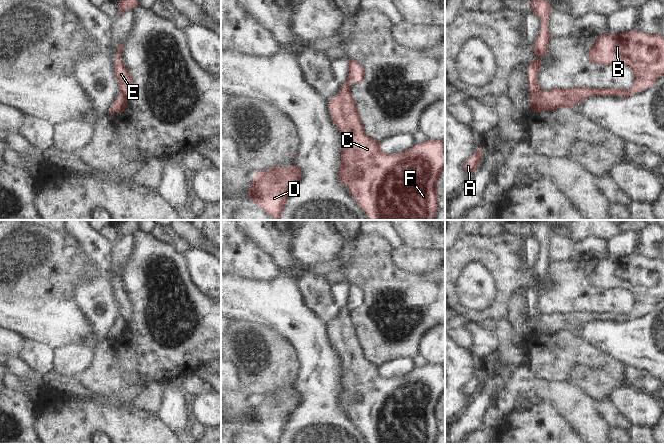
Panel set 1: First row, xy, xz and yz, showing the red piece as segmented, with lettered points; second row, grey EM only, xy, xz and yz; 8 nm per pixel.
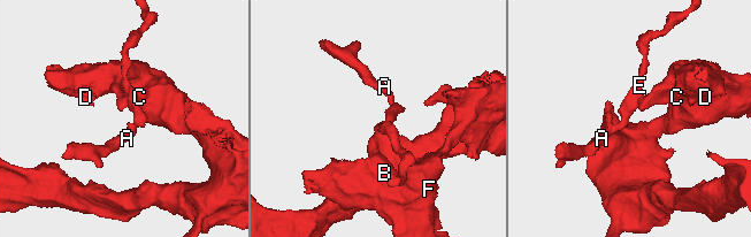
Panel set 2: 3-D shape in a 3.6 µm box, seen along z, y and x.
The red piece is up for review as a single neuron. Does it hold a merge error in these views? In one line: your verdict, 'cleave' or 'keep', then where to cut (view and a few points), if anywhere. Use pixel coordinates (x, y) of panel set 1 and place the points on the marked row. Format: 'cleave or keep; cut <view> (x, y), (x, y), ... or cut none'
cleave; cut xy (120, 91), (124, 95), (126, 105)

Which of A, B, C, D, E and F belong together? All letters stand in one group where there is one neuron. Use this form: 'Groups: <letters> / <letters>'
Groups: A E / B C D F

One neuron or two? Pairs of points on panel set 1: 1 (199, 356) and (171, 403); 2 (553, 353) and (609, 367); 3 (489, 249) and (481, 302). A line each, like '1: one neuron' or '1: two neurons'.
1: two neurons
2: one neuron
3: two neurons

